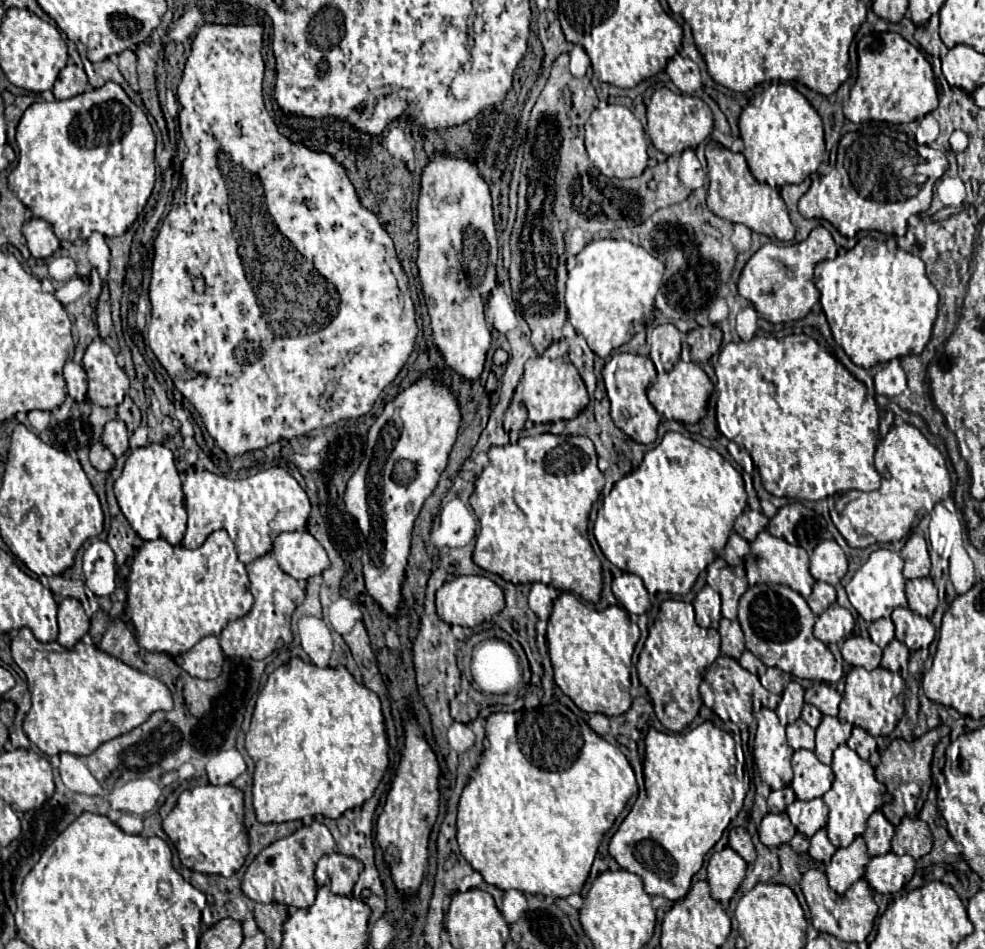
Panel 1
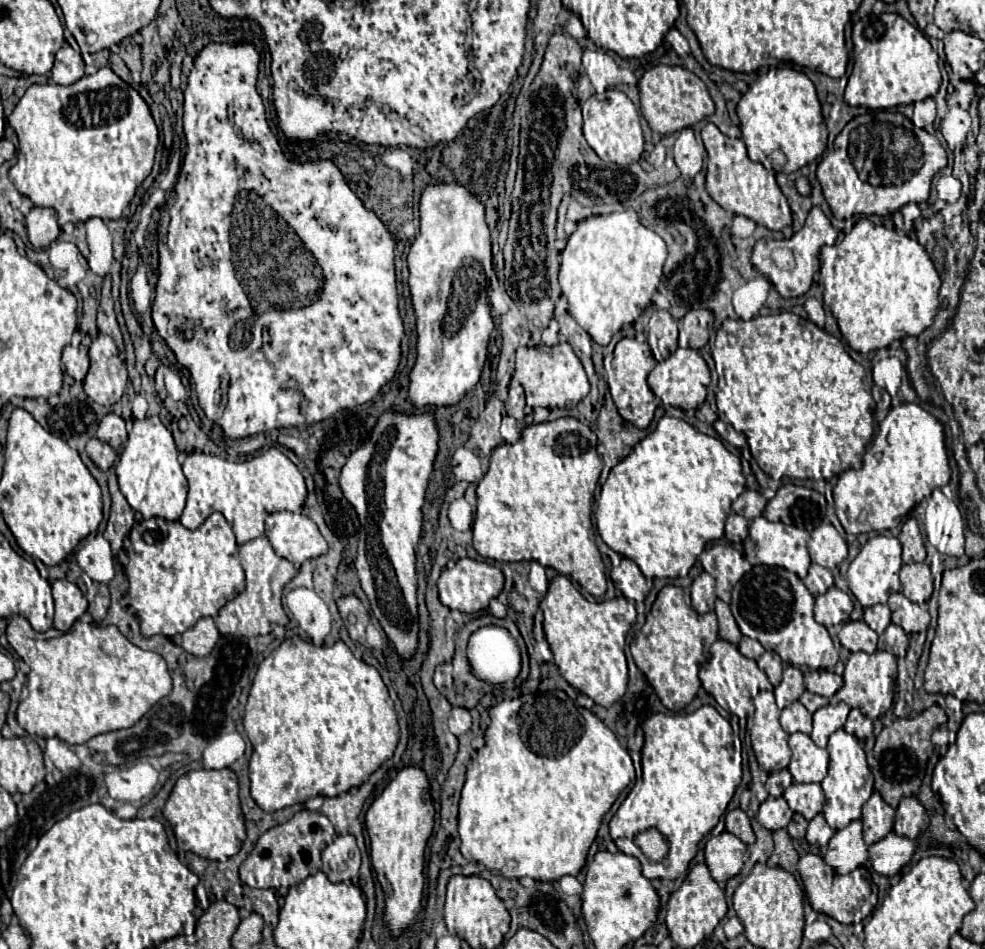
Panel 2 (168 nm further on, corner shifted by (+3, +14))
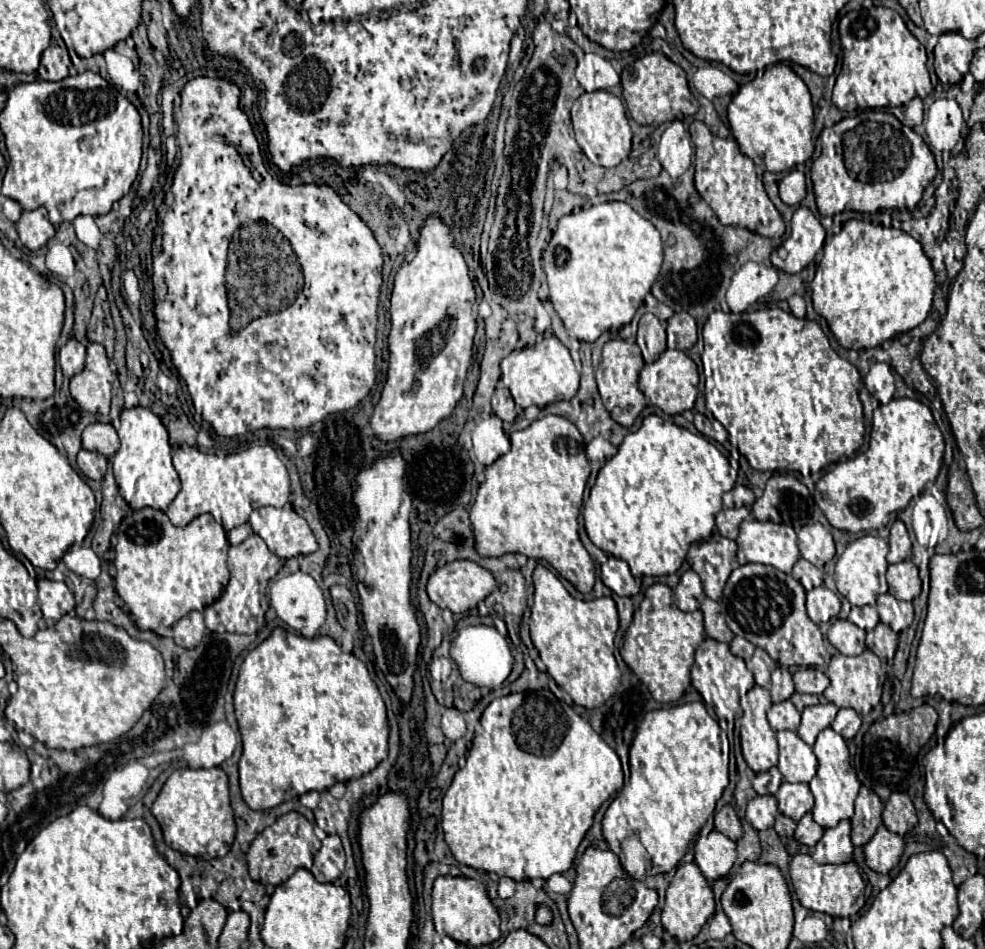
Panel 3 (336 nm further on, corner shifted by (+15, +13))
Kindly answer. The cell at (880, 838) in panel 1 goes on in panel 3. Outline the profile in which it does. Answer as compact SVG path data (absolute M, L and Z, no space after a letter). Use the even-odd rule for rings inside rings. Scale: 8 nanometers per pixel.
M861 787L855 799L855 815L851 817L851 841L853 845L865 845L881 825L883 803L879 795L867 787Z

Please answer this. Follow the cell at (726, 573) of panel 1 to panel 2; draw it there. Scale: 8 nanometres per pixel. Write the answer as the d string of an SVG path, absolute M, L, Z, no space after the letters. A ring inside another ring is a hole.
M711 544L699 556L701 566L717 582L717 596L723 602L731 602L733 586L751 570L751 564L745 560L745 554L733 544Z

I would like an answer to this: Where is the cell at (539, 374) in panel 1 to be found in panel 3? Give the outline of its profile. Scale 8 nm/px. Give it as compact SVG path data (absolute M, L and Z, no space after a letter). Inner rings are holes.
M547 337L533 347L511 351L501 361L501 381L511 391L515 405L527 409L529 405L547 407L549 403L571 399L579 389L579 373L573 365L569 349L555 337Z

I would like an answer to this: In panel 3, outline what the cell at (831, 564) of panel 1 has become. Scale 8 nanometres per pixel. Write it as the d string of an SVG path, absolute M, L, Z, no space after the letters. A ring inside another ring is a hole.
M809 523L809 525L801 527L797 537L799 537L801 557L807 559L809 563L823 569L823 565L833 559L835 543L833 543L831 531L827 527L823 527L821 523Z

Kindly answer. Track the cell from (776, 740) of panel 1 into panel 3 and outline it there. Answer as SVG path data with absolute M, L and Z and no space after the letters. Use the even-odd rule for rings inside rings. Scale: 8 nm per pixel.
M755 685L745 697L741 697L742 717L740 743L747 765L755 771L767 771L778 763L778 743L775 731L767 721L767 705L771 695L767 689Z

